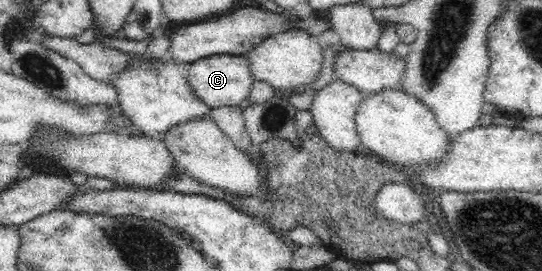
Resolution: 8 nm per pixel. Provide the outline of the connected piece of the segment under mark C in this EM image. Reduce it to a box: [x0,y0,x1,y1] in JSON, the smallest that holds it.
[187,55,256,109]

